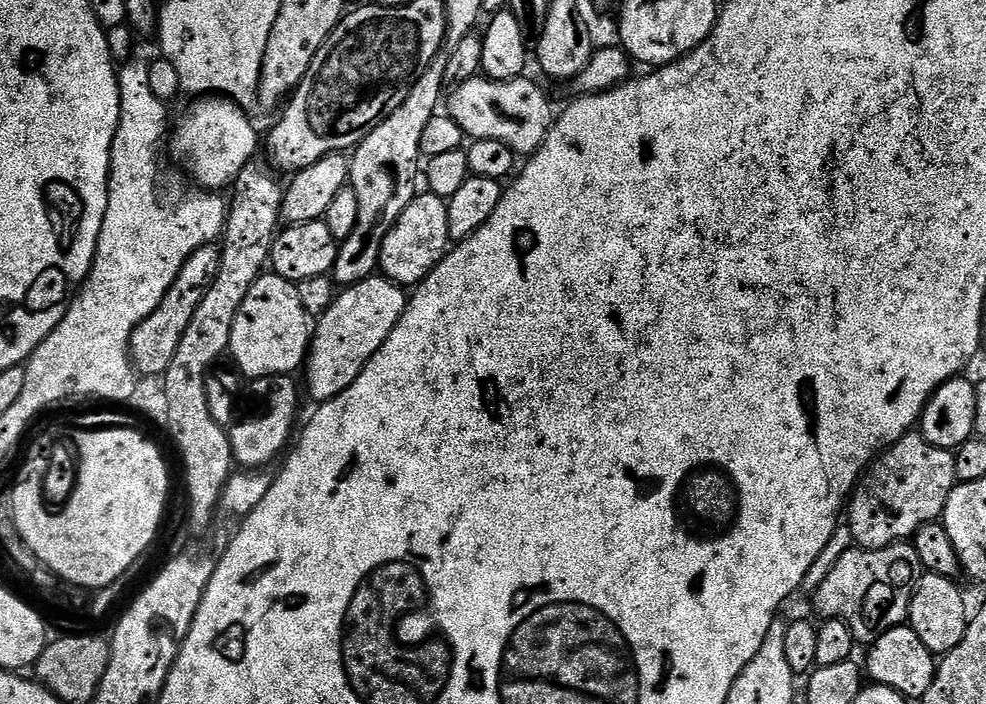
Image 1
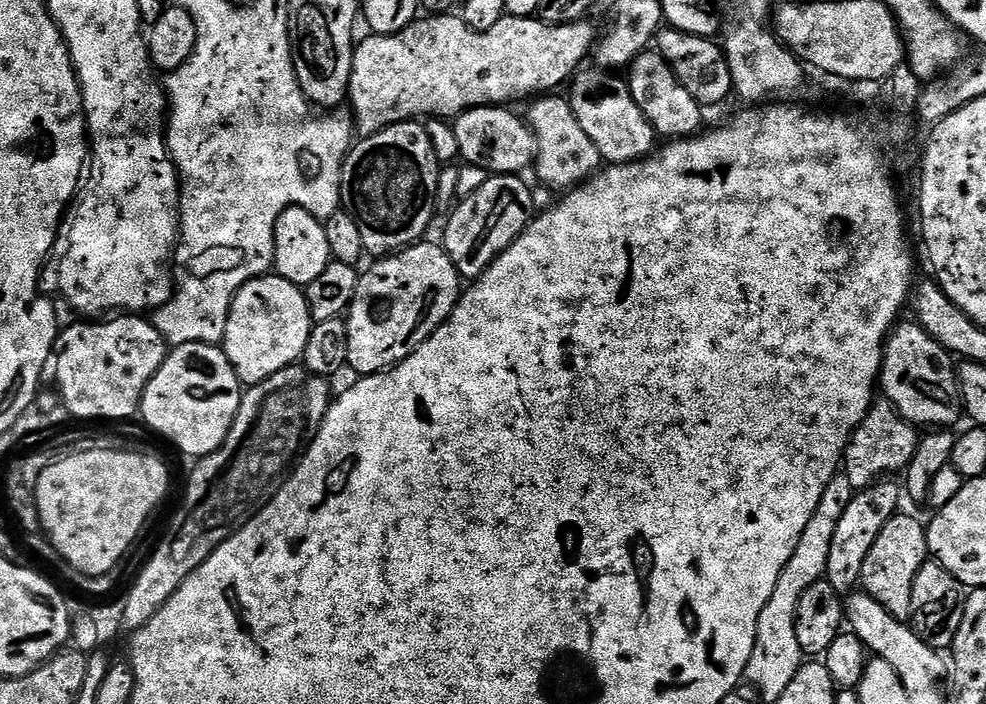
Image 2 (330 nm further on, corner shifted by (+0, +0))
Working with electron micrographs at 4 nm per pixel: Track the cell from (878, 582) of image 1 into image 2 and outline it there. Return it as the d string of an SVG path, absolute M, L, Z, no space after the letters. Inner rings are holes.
M897 514L882 526L882 534L878 534L870 554L866 554L866 563L862 565L860 588L874 602L882 602L894 618L908 622L912 618L910 598L914 594L914 578L918 570L929 559L928 533L925 525L919 524L912 516Z

